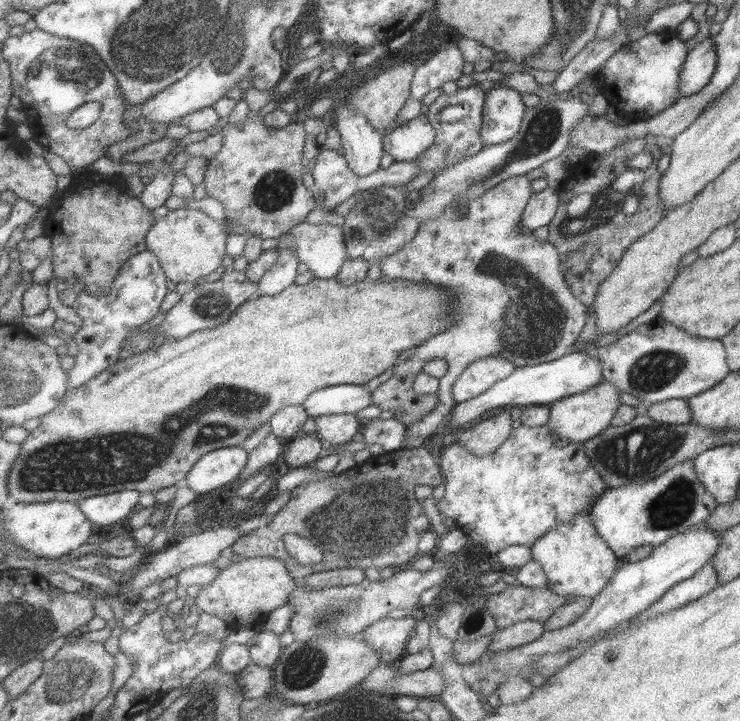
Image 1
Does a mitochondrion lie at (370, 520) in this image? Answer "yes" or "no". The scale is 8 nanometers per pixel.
yes

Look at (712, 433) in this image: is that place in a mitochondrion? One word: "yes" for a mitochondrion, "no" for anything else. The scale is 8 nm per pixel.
no

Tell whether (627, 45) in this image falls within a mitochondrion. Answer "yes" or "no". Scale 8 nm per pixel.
no

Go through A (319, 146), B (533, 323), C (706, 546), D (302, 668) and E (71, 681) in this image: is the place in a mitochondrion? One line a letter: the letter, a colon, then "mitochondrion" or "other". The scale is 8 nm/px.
A: other
B: mitochondrion
C: other
D: mitochondrion
E: mitochondrion

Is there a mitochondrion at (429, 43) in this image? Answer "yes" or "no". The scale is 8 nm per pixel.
yes

